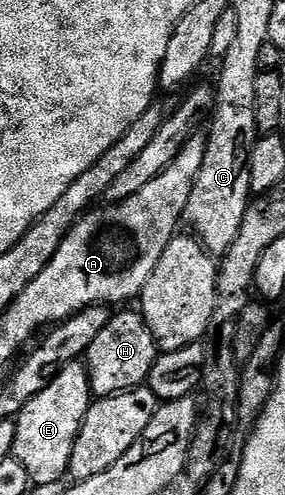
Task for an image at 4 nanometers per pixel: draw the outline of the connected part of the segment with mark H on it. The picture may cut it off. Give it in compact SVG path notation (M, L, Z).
M115 312L84 354L91 394L95 398L115 397L118 393L129 393L145 386L149 382L150 372L159 352L158 343L154 340L150 328L146 326L141 312Z

